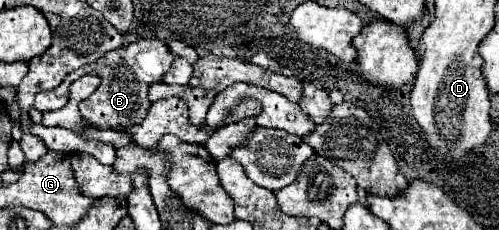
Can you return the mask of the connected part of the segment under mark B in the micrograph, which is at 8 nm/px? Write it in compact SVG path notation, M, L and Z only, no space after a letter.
M141 38L141 40L133 42L133 44L127 44L123 48L117 48L117 50L111 50L111 52L103 54L93 64L87 64L87 66L71 72L57 88L53 88L49 92L39 92L35 96L35 108L41 110L41 112L63 108L67 104L67 100L69 100L67 92L69 92L71 82L81 78L83 74L93 72L93 74L101 76L101 86L89 98L79 102L81 116L85 120L93 120L93 126L97 126L101 130L129 128L133 124L139 124L145 118L145 112L151 106L151 102L147 98L149 84L153 84L157 80L163 80L165 72L171 68L171 62L173 62L173 54L169 52L169 46L165 42L153 40L153 38L147 38L147 40Z

